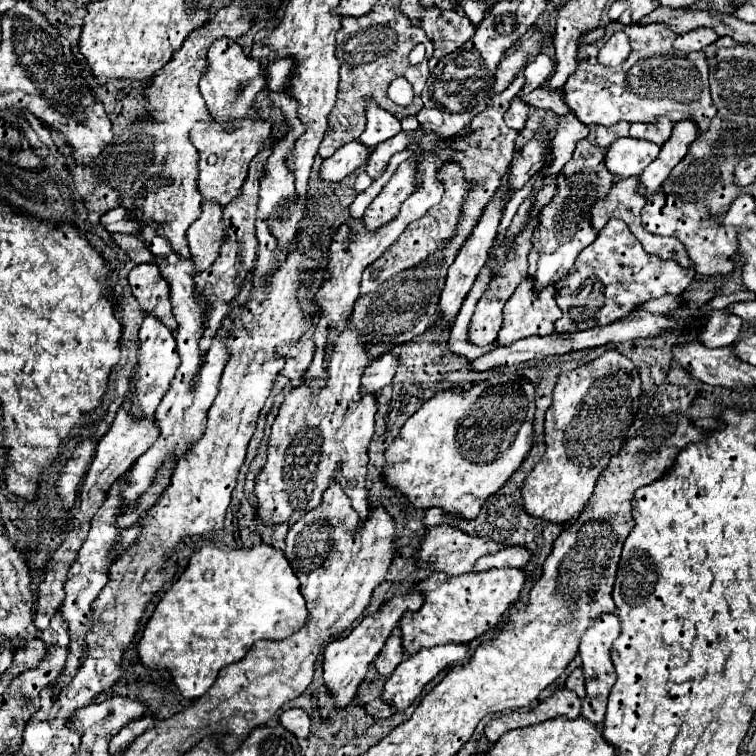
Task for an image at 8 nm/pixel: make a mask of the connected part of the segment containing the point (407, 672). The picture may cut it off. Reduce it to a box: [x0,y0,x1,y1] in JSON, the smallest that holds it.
[380,643,468,713]

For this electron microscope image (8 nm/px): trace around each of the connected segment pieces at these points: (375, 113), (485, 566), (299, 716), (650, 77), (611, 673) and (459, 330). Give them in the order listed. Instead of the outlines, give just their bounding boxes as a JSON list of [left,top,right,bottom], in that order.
[[358,103,400,149],[472,547,530,573],[280,709,310,739],[564,23,716,131],[580,615,620,725],[448,267,488,361]]

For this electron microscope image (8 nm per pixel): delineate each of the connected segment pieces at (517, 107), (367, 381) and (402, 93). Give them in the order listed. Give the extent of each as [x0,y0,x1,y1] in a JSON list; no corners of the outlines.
[[504,97,530,131],[360,353,396,395],[388,76,413,106]]

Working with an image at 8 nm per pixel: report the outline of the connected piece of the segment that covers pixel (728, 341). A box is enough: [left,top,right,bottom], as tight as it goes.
[698,309,742,349]

